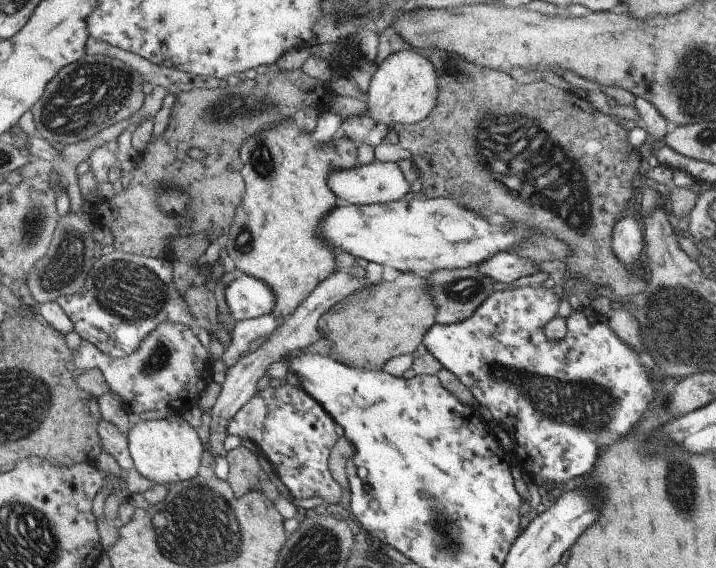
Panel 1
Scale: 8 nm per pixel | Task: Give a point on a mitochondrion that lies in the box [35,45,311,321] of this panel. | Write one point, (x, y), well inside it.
(86, 97)

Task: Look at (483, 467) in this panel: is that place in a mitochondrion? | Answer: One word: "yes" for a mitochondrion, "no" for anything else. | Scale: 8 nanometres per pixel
no

